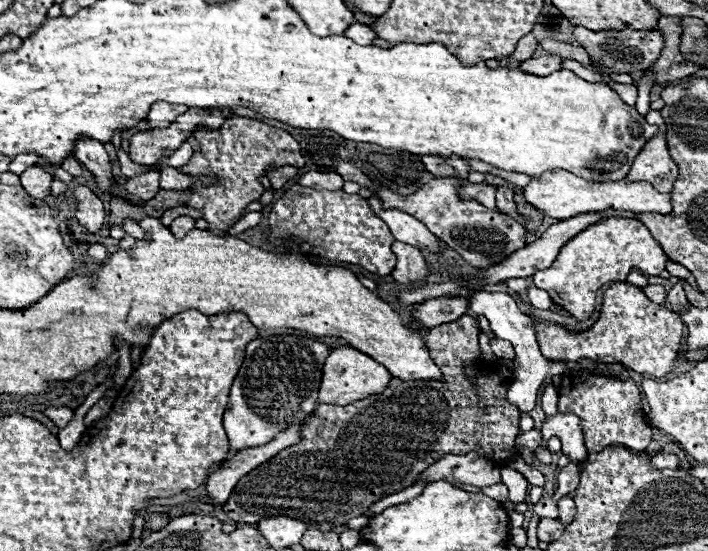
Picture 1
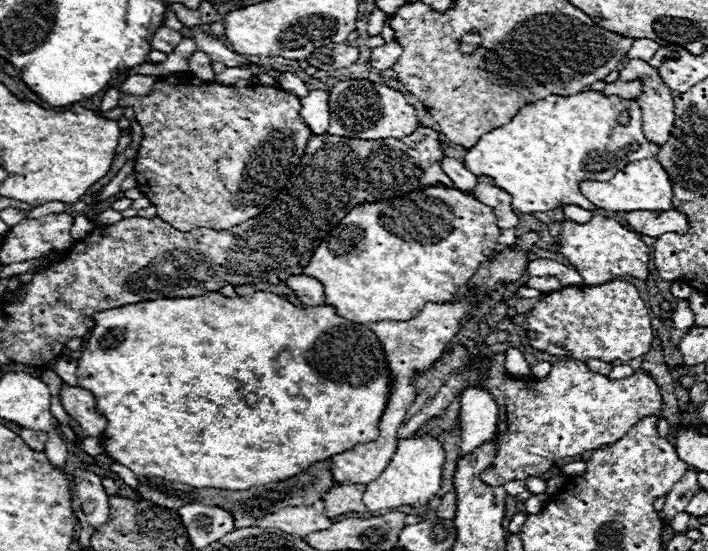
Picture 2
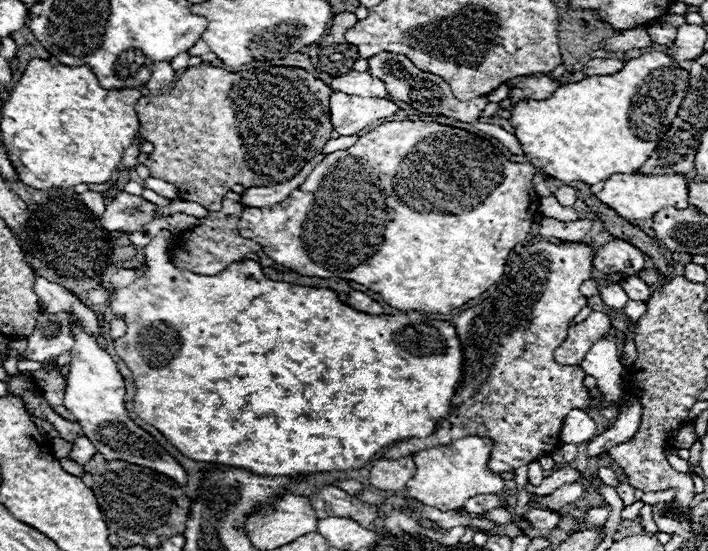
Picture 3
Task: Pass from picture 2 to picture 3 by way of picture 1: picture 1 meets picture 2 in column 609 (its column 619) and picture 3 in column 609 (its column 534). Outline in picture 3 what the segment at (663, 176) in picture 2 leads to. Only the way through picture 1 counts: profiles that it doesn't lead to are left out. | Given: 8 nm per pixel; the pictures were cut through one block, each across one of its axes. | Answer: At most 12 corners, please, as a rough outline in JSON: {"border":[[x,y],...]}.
{"border":[[612,174],[598,200],[626,220],[688,208],[682,174]]}

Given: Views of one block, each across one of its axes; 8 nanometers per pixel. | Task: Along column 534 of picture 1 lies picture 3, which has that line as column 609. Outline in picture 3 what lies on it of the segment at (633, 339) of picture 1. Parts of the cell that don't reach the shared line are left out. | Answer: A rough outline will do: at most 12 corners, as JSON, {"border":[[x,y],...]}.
{"border":[[592,312],[572,324],[554,360],[576,366],[608,334],[610,318]]}

